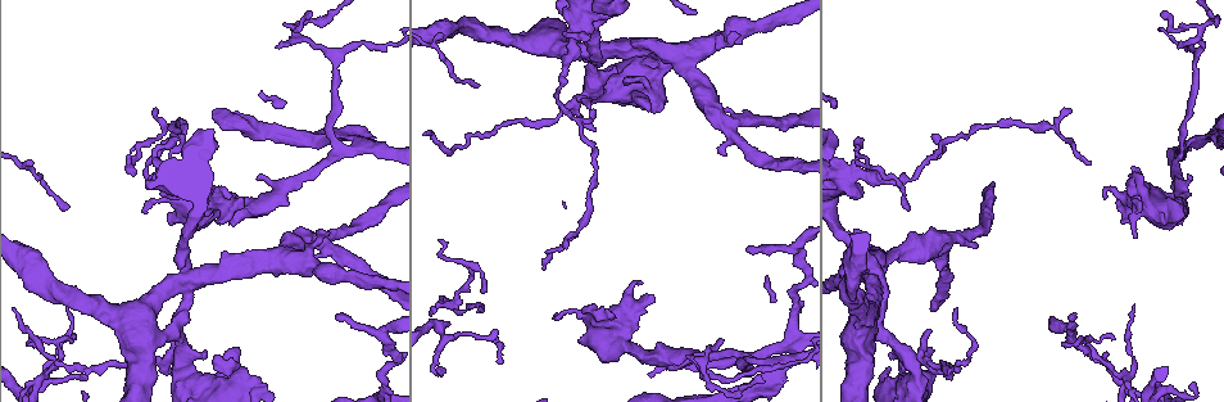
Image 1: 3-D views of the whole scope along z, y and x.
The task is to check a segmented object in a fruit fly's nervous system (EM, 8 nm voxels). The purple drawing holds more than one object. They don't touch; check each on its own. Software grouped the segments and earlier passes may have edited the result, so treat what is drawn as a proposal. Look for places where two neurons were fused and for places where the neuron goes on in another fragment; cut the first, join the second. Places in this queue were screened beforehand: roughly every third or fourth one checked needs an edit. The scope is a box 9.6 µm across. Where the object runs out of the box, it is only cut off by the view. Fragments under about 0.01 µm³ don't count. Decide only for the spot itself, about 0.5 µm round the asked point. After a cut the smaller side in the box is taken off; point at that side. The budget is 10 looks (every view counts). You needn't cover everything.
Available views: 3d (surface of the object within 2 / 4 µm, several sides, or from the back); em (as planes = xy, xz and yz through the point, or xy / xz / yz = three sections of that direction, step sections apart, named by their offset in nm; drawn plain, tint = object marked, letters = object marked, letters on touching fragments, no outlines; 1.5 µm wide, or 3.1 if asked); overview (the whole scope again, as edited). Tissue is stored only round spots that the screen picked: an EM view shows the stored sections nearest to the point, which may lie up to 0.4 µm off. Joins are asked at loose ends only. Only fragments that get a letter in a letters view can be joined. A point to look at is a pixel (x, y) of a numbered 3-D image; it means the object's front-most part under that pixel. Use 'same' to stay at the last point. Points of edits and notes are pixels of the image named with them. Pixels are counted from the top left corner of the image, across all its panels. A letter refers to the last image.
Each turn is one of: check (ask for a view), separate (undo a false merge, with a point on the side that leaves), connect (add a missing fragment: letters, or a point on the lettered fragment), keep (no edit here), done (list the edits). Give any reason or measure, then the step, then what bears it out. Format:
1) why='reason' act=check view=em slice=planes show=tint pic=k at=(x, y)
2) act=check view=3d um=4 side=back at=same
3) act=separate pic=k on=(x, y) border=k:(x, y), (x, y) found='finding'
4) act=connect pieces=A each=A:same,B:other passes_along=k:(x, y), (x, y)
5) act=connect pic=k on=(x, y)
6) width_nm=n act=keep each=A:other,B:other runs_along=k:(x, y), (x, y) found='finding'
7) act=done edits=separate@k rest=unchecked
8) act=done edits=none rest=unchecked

why='stops while still wide' act=check view=3d um=4 pic=1 at=(261, 380)

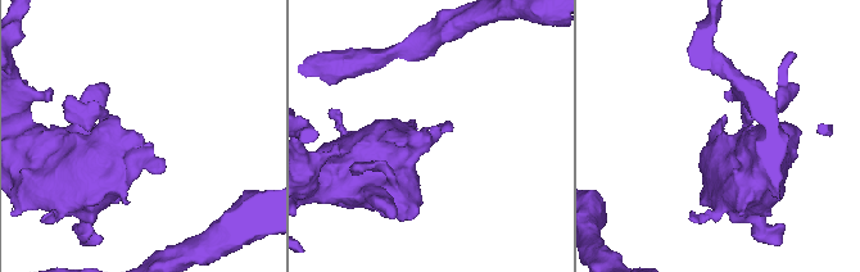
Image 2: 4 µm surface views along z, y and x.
why='now the EM' act=check view=em slice=yz step=4 show=letters pic=2 at=(142, 138)

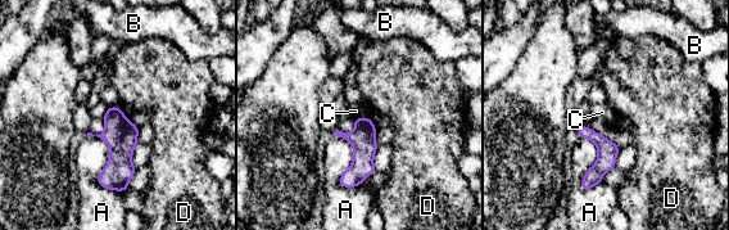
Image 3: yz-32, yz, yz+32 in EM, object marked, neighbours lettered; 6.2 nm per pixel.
act=keep each=A:other,B:other,C:other,D:other border=3:(370, 116), (352, 120) found='no lettered fragment goes on from it'

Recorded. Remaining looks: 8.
why='tapers out' act=check view=em slice=xy step=4 show=tint pic=1 at=(67, 203)

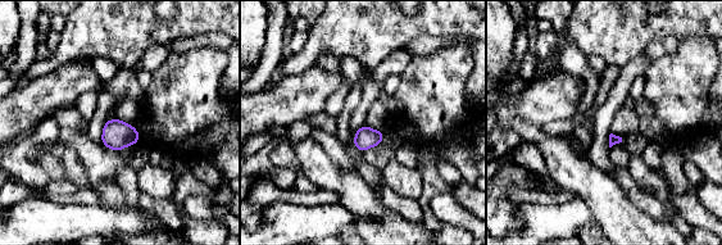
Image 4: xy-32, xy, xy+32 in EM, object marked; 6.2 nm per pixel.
why='cut it another way' act=check view=em slice=planes show=letters at=same

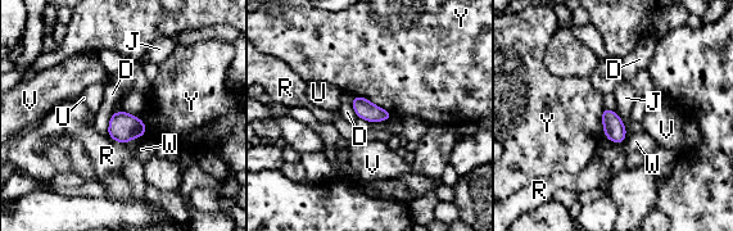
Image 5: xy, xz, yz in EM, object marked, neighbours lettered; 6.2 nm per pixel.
act=connect pic=5 on=(624, 94) each=D:other,J:same,R:other,U:other,V:other,W:other,Y:other found='it goes on there'

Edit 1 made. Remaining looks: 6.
why='see it whole again' act=check view=overview

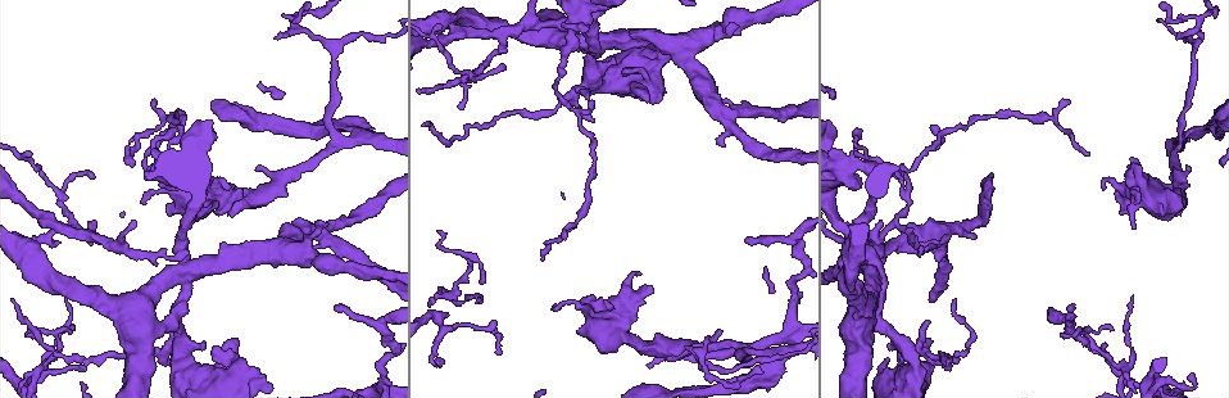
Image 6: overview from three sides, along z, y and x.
why='tapers out' act=check view=em slice=planes show=letters pic=6 at=(27, 335)

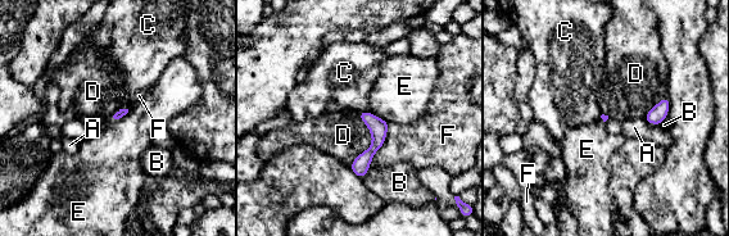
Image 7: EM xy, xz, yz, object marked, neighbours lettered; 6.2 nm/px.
act=keep each=A:other,B:other,C:other,D:other,E:other,F:other border=7:(358, 112), (371, 144), (349, 164) found='none of them fits'

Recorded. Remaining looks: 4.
why='tapers out' act=check view=em slice=planes show=letters pic=6 at=(1070, 306)

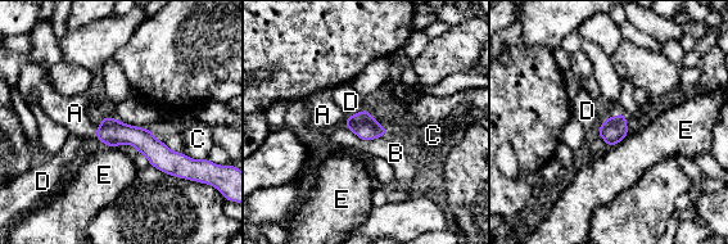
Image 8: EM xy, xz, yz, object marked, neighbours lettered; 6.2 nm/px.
width_nm=160 act=connect pic=8 on=(75, 113) each=A:same,B:other,C:other,D:other,E:other found='the neuron continues'

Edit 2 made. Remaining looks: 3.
act=done edits=connect@5,connect@8 rest=unchecked

